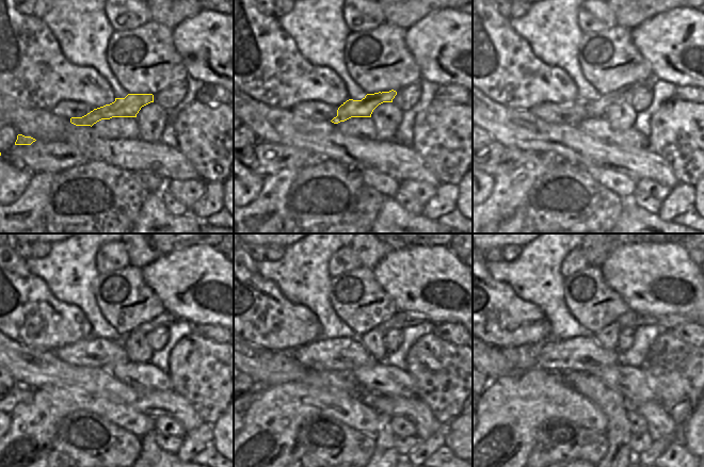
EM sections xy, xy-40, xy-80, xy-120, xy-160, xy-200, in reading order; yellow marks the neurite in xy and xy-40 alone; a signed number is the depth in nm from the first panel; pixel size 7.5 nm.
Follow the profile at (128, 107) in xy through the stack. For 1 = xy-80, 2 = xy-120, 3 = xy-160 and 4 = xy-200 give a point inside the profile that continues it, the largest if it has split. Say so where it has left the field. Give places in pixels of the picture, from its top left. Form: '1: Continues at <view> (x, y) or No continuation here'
1: Continues at xy-80 (593, 108)
2: Continues at xy-120 (165, 319)
3: Continues at xy-160 (402, 319)
4: Continues at xy-200 (632, 319).

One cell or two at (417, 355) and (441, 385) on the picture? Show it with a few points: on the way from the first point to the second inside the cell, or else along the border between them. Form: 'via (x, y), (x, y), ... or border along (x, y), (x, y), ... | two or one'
via (421, 363), (435, 377) | one

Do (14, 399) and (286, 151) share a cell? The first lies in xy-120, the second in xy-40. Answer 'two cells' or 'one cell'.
one cell

